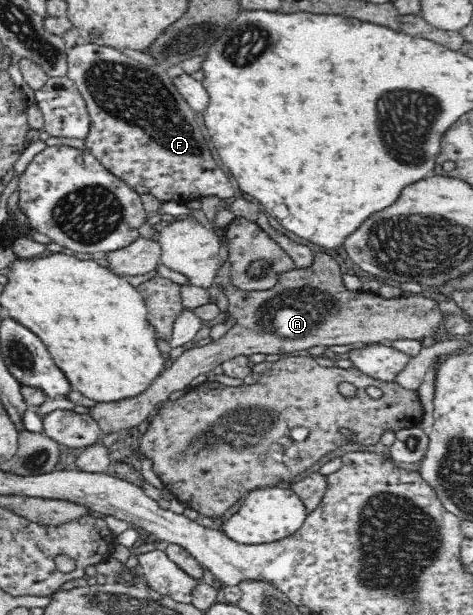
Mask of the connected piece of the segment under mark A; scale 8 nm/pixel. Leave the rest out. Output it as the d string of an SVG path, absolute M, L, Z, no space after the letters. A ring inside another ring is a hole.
M315 252L312 265L306 269L297 269L278 275L276 285L267 291L244 292L235 289L232 284L227 283L226 297L228 298L228 311L230 319L234 321L228 331L219 339L212 340L203 346L195 346L184 350L182 355L176 359L158 378L154 379L140 395L118 399L118 401L97 402L91 407L90 414L96 420L103 436L112 438L118 429L128 429L134 425L144 425L154 414L158 403L165 402L174 391L180 391L190 386L190 381L199 375L210 373L236 355L254 355L254 353L290 353L302 351L310 347L327 346L333 349L343 350L345 345L350 344L378 344L382 340L395 342L398 340L424 340L426 335L432 331L439 331L439 326L445 317L439 309L436 301L431 298L422 297L420 294L412 296L400 296L394 299L384 299L380 295L366 292L366 290L349 291L341 278L339 261L326 252Z

